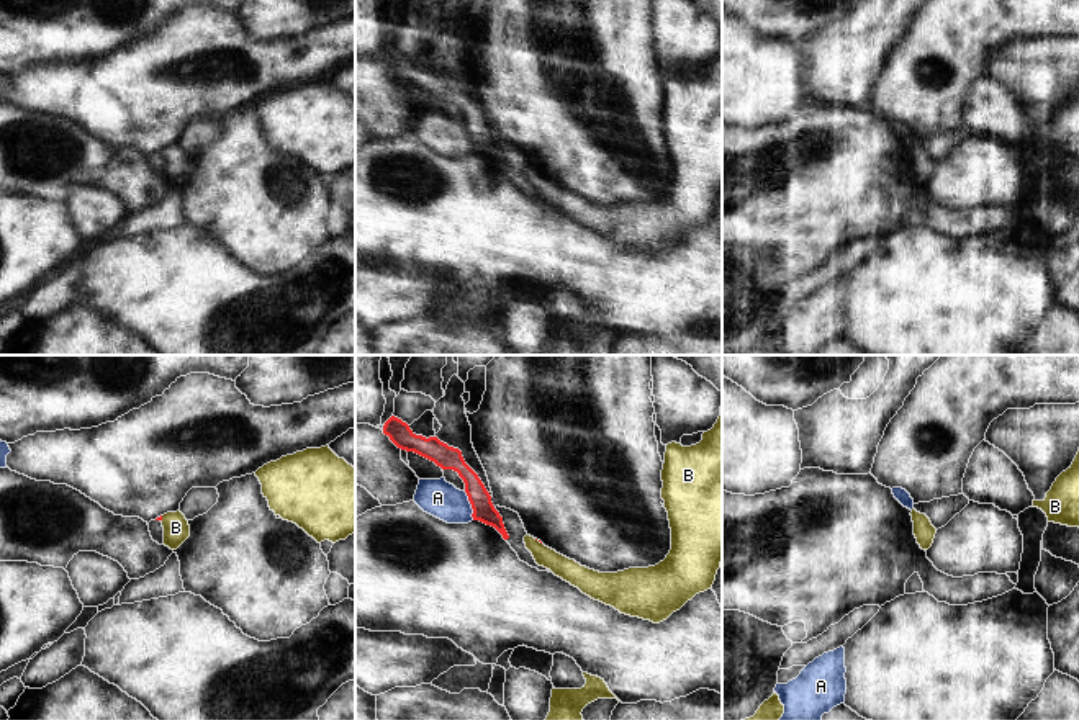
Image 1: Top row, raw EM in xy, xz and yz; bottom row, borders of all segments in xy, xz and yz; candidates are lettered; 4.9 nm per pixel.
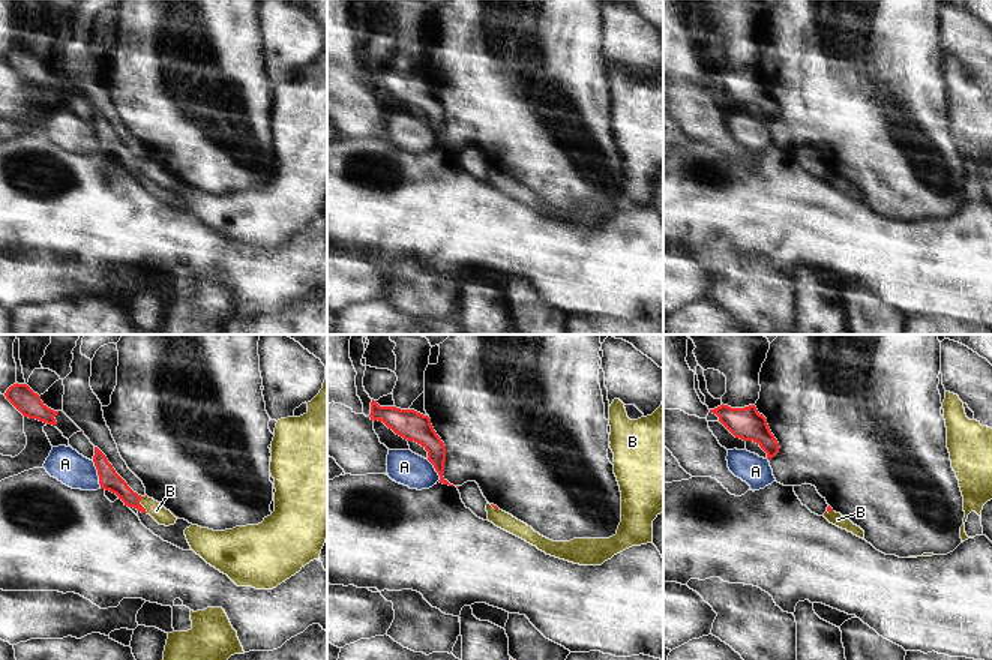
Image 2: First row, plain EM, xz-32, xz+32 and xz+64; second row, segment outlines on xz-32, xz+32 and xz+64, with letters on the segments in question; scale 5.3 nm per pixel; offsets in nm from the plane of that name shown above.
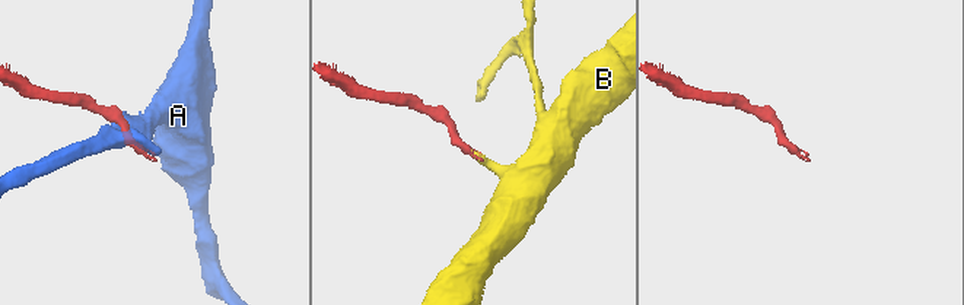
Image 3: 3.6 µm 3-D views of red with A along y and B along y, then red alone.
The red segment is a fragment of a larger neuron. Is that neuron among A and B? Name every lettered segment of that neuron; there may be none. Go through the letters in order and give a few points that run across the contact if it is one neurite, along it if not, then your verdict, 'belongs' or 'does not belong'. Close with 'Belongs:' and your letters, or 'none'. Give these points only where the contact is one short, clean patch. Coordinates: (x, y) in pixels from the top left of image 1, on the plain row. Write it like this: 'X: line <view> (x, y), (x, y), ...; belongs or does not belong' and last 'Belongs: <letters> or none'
A: does not belong
B: line xz (539, 174), (568, 203); belongs
Belongs: B

